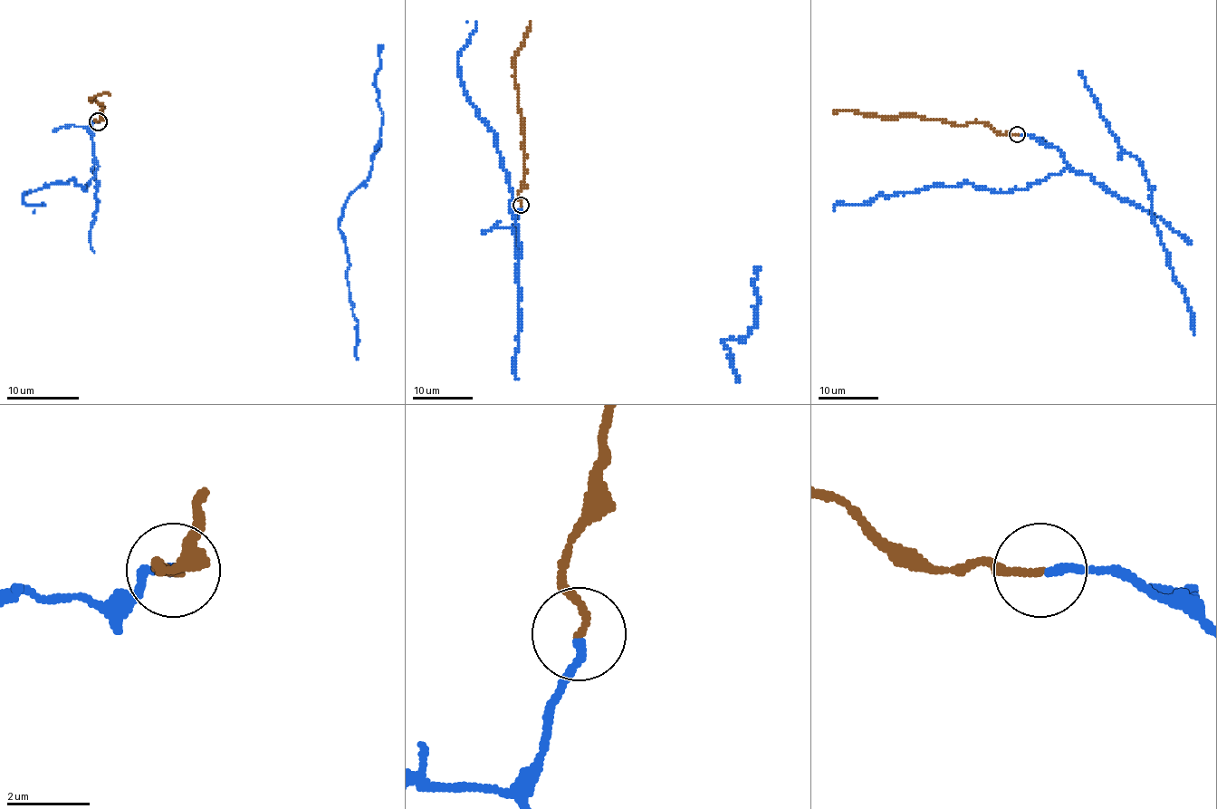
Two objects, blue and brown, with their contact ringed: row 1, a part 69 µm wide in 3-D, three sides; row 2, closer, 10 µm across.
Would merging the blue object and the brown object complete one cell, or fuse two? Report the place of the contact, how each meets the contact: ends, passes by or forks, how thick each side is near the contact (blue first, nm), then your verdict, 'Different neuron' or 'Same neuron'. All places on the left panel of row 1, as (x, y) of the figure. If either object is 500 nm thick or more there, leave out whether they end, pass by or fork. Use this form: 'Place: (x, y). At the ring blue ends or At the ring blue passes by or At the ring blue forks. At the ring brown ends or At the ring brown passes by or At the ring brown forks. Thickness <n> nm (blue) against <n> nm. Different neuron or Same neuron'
Place: (98, 121). At the ring blue ends. At the ring brown ends. Thickness 200 nm (blue) against 170 nm. Same neuron

